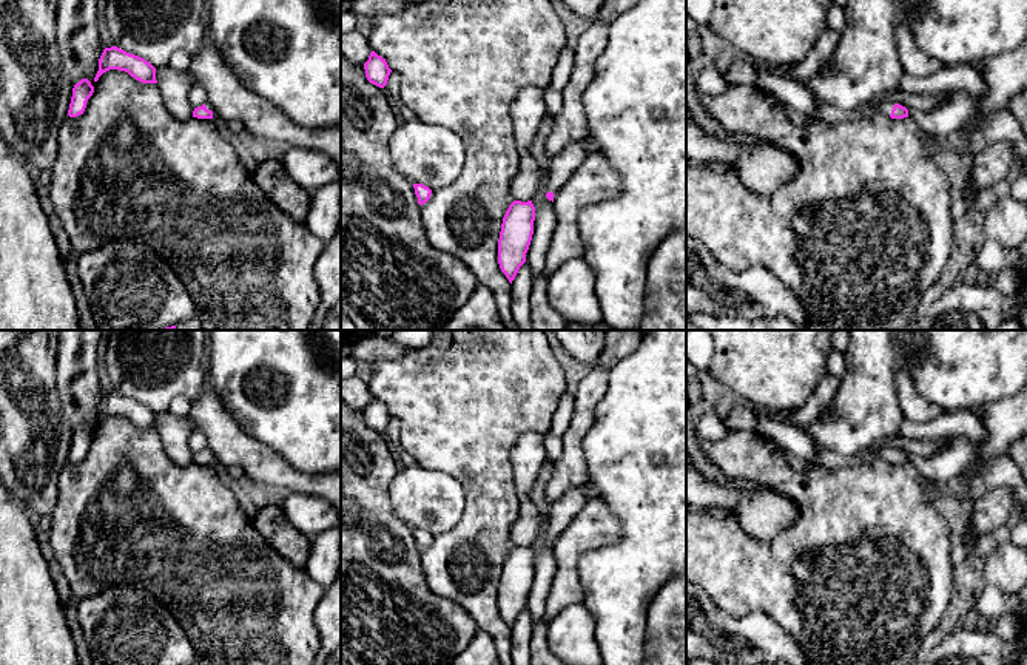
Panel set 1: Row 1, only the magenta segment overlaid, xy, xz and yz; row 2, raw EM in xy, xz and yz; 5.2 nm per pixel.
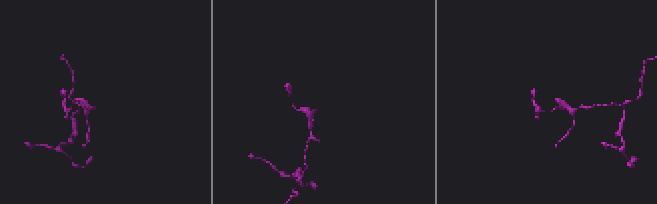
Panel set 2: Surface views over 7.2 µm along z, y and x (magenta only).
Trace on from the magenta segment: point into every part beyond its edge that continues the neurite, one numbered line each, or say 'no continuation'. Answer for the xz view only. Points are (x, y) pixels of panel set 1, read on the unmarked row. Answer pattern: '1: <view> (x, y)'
1: xz (575, 497)

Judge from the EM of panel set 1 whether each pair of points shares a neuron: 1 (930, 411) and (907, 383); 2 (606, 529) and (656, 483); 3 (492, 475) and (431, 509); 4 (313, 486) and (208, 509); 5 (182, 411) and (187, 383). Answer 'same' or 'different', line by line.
1: same
2: different
3: different
4: different
5: different

